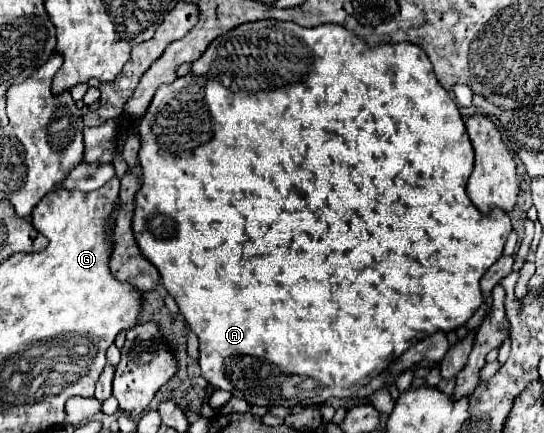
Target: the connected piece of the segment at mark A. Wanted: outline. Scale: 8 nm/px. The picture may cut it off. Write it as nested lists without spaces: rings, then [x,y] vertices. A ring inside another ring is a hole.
[[[256,20],[256,22],[246,22],[242,26],[236,26],[234,30],[218,36],[214,42],[210,42],[210,46],[206,48],[206,54],[202,54],[202,58],[198,58],[192,68],[190,74],[176,78],[170,84],[162,84],[146,114],[142,116],[140,124],[138,124],[138,134],[140,134],[140,150],[138,150],[138,162],[142,166],[142,186],[136,194],[136,208],[134,208],[134,216],[132,216],[132,232],[136,238],[136,244],[140,248],[140,252],[146,256],[146,260],[150,260],[164,282],[164,288],[168,290],[168,294],[176,300],[180,312],[184,314],[190,330],[198,336],[200,348],[198,348],[198,364],[202,368],[202,376],[206,378],[208,384],[212,384],[218,390],[228,390],[232,392],[232,396],[242,398],[250,404],[258,404],[258,406],[284,406],[284,408],[294,408],[294,406],[312,406],[312,404],[322,404],[328,398],[348,398],[352,386],[356,384],[366,384],[370,380],[370,376],[376,376],[380,372],[386,370],[386,366],[396,360],[402,352],[406,352],[412,346],[412,340],[422,340],[430,334],[434,334],[436,330],[454,330],[458,324],[462,326],[472,314],[474,310],[482,304],[482,294],[480,294],[480,278],[484,276],[484,272],[502,256],[504,244],[508,234],[512,232],[512,222],[508,218],[508,214],[504,214],[502,210],[494,210],[494,214],[482,214],[472,200],[466,194],[466,184],[468,178],[474,170],[474,150],[464,126],[464,120],[458,112],[456,102],[450,98],[450,94],[438,84],[436,74],[432,70],[432,62],[426,56],[426,52],[412,44],[412,42],[398,42],[398,44],[380,44],[380,46],[368,46],[364,38],[356,36],[354,32],[350,32],[346,26],[342,24],[322,24],[316,28],[304,28],[298,26],[294,22],[282,22],[282,20]],[[198,90],[204,92],[204,104],[206,110],[210,114],[212,120],[202,120],[202,106],[198,106]]]

